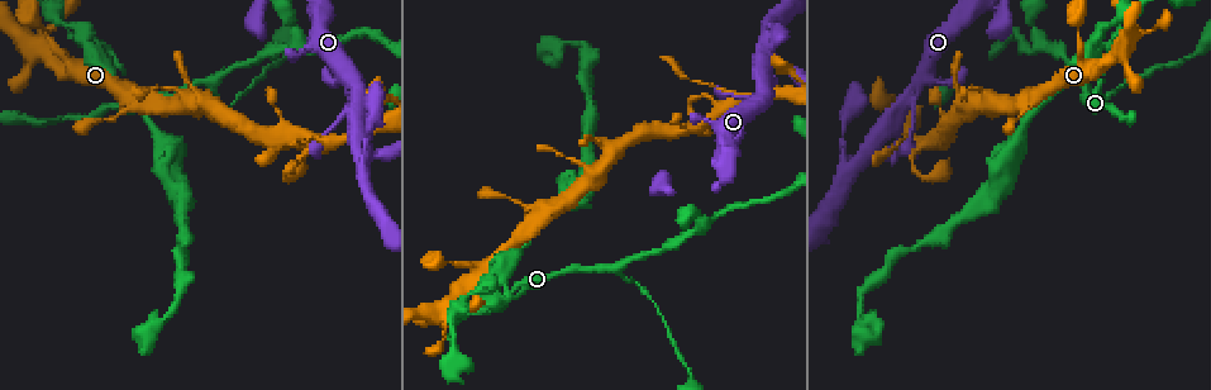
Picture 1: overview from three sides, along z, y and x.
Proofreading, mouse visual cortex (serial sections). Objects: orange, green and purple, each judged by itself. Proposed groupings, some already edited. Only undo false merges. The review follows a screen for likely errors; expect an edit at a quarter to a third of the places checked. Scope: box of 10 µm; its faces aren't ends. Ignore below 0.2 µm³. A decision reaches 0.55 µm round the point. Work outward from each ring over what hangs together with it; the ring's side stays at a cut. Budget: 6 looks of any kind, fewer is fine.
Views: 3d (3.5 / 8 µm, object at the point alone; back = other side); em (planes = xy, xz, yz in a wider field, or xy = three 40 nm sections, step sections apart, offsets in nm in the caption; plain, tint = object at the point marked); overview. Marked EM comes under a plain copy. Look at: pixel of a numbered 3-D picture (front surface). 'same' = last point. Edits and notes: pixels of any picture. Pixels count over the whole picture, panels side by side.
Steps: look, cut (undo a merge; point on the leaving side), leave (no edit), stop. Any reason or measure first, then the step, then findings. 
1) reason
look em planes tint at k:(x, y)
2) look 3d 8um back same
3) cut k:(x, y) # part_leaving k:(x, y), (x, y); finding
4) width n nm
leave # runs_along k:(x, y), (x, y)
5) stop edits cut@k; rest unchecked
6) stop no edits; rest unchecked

two arms in line, one across
look 3d 3.5um at 1:(614, 271)

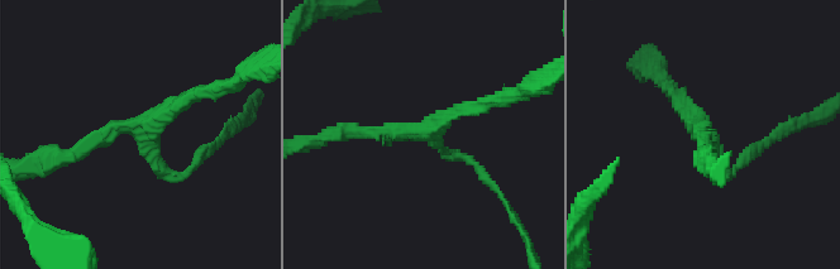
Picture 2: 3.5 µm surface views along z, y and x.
arms 3; arm_widths 150, 200, 200 nm
look em xy step 3 tint at 2:(705, 126)

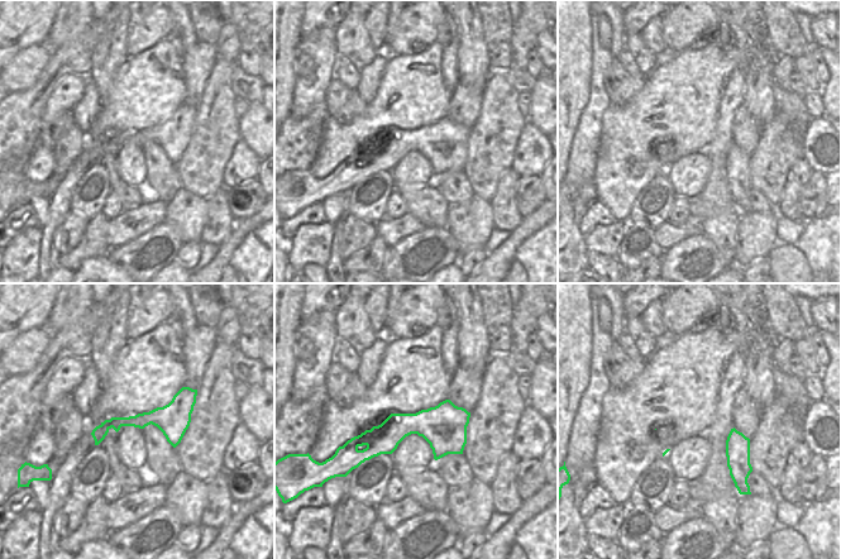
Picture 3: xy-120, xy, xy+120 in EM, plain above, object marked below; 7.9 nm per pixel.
leave # runs_along 3:(466, 415), (353, 444); continuous, no second cell

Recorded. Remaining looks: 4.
sharp bend
look 3d 3.5um at 1:(98, 52)

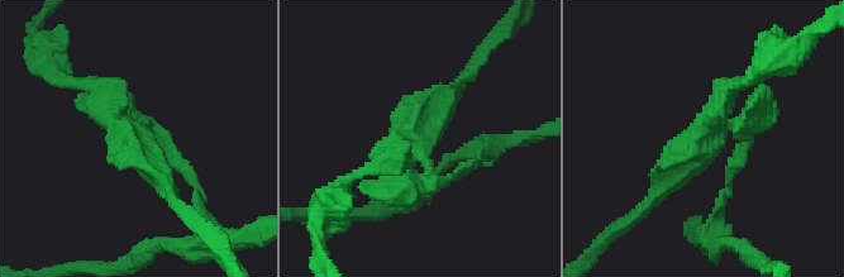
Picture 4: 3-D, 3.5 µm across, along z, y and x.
arms 3; arm_widths 150, 250, 300 nm
look em xy step 5 tint at 4:(708, 139)

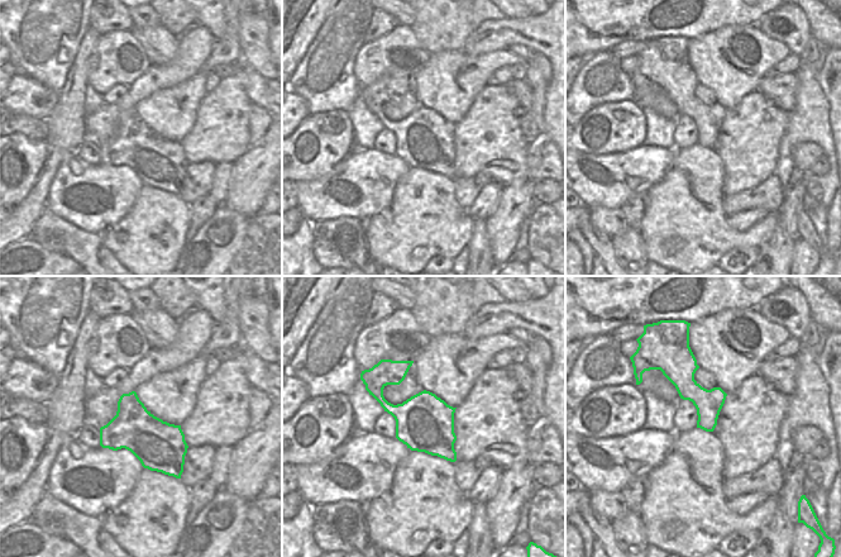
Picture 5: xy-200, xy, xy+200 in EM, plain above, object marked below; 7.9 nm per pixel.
width 460 nm
cut 4:(396, 142) # part_leaving 4:(427, 165), (419, 138), (461, 80); two cells meet here

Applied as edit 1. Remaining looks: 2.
stop edits cut@4; rest unchecked

